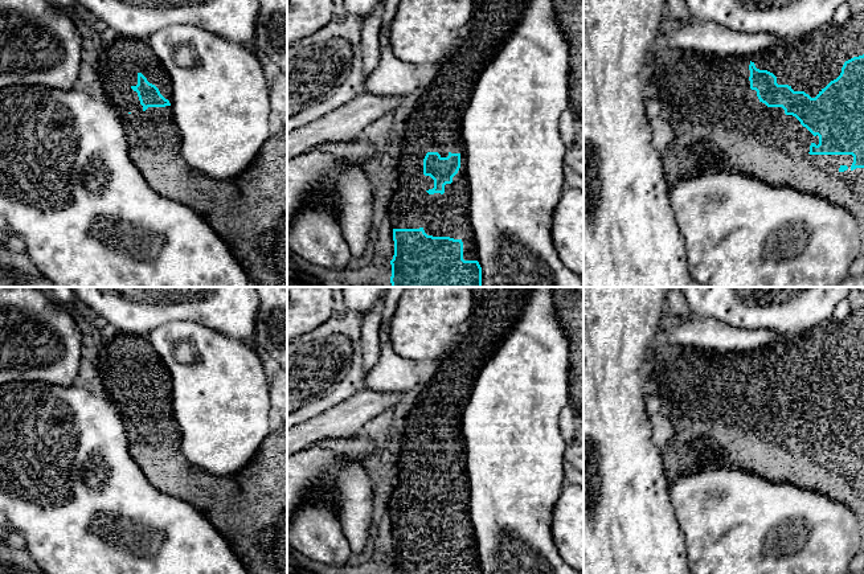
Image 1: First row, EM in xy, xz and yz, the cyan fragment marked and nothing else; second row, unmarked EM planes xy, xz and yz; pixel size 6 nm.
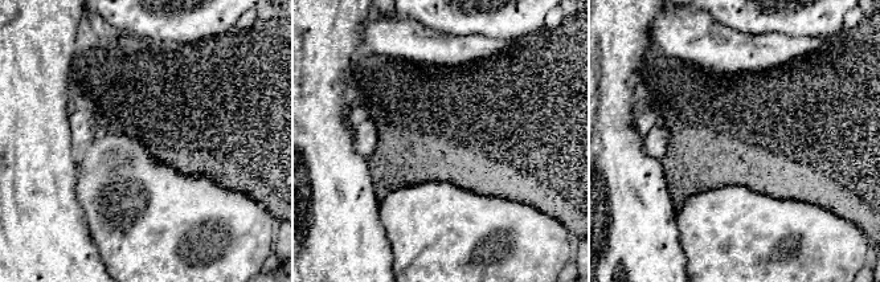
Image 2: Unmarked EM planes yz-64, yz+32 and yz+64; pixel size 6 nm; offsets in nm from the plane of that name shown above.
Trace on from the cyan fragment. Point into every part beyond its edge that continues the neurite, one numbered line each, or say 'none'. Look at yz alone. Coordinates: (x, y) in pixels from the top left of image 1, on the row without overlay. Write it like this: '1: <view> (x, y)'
1: yz (709, 394)

